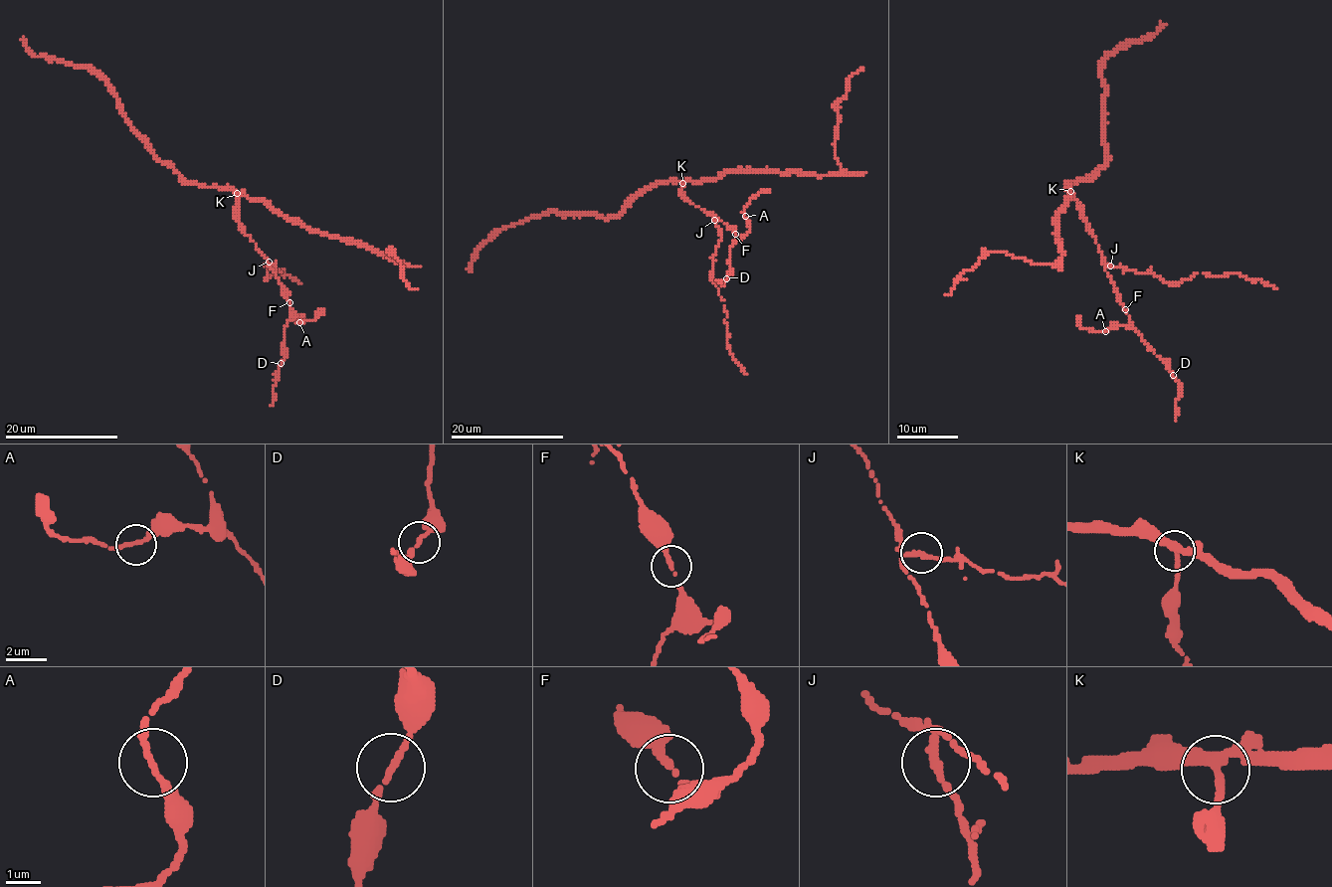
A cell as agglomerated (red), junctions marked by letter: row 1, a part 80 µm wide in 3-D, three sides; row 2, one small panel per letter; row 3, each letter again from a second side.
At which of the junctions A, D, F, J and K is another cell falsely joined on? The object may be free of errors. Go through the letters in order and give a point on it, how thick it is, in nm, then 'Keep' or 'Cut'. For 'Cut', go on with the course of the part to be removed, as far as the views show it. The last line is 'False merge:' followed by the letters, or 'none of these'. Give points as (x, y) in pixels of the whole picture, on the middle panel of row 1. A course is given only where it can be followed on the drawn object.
A: Place: (745, 216). Thickness 200 nm. Keep
D: Place: (726, 278). Thickness 180 nm. Keep
F: Place: (735, 234). Thickness 190 nm. Keep
J: Place: (714, 220). Thickness 180 nm. Cut. Course of the part to remove: (713, 220), (720, 240), (710, 279), (728, 315), (725, 319), (729, 353), (747, 375)
K: Place: (682, 183). Thickness 300 nm. Keep
False merge: J

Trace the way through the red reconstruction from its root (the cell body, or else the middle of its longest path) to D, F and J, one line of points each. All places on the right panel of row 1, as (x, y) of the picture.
D: (1067, 191), (1082, 211), (1128, 323), (1173, 375)
F: (1067, 191), (1071, 193), (1082, 211), (1087, 230), (1102, 257), (1104, 269), (1125, 309)
J: (1067, 191), (1071, 193), (1082, 211), (1102, 262), (1110, 265)

